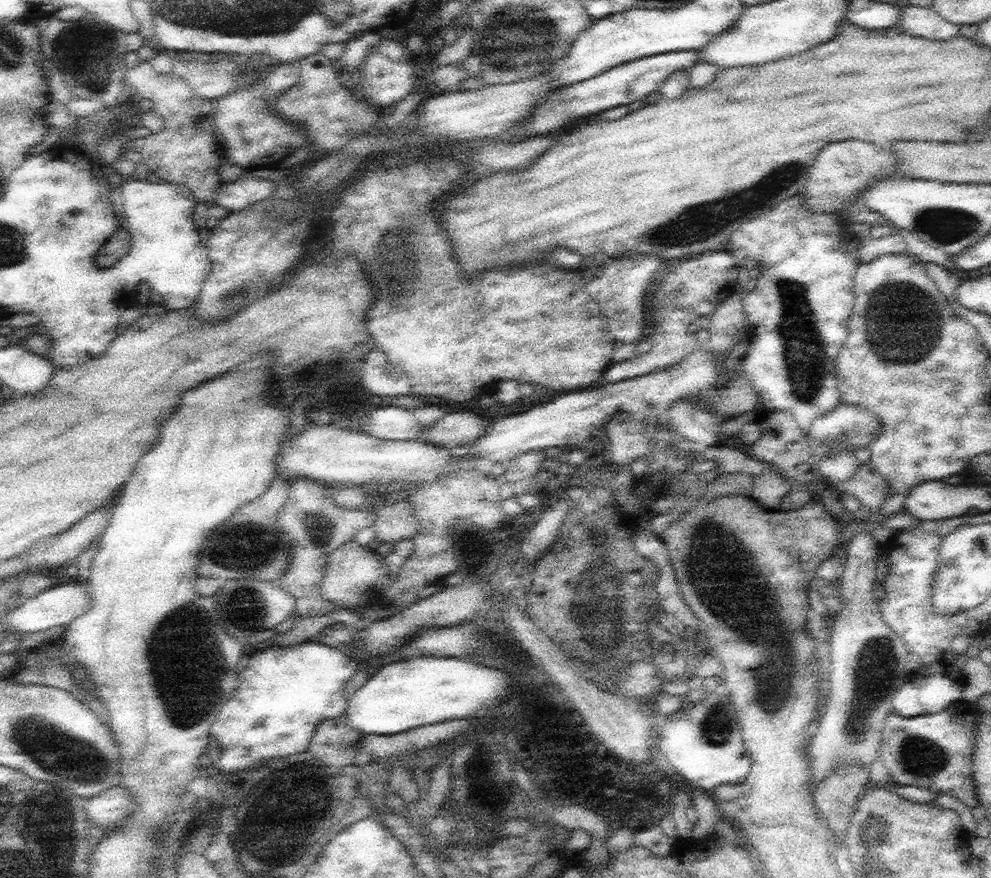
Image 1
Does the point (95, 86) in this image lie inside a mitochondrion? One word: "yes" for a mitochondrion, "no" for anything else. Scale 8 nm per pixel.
no

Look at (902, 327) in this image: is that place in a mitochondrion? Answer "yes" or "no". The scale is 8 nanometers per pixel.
yes

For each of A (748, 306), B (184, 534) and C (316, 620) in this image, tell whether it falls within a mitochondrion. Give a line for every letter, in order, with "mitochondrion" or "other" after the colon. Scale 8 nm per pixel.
A: other
B: other
C: other

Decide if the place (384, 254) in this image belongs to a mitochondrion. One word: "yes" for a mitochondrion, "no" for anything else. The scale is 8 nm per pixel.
yes

